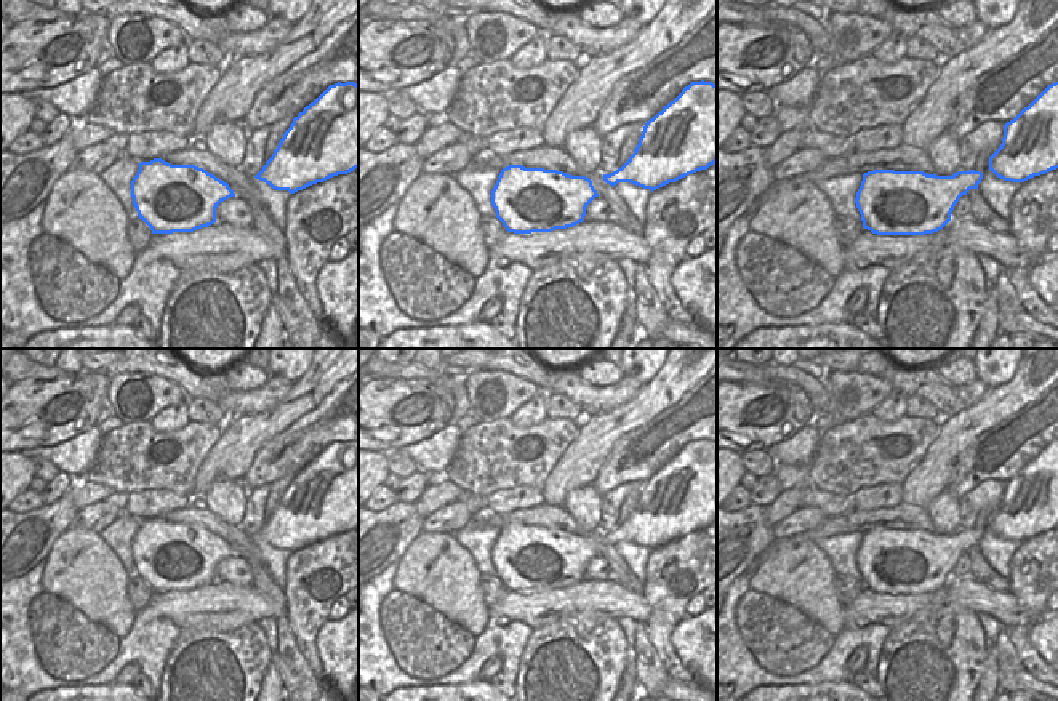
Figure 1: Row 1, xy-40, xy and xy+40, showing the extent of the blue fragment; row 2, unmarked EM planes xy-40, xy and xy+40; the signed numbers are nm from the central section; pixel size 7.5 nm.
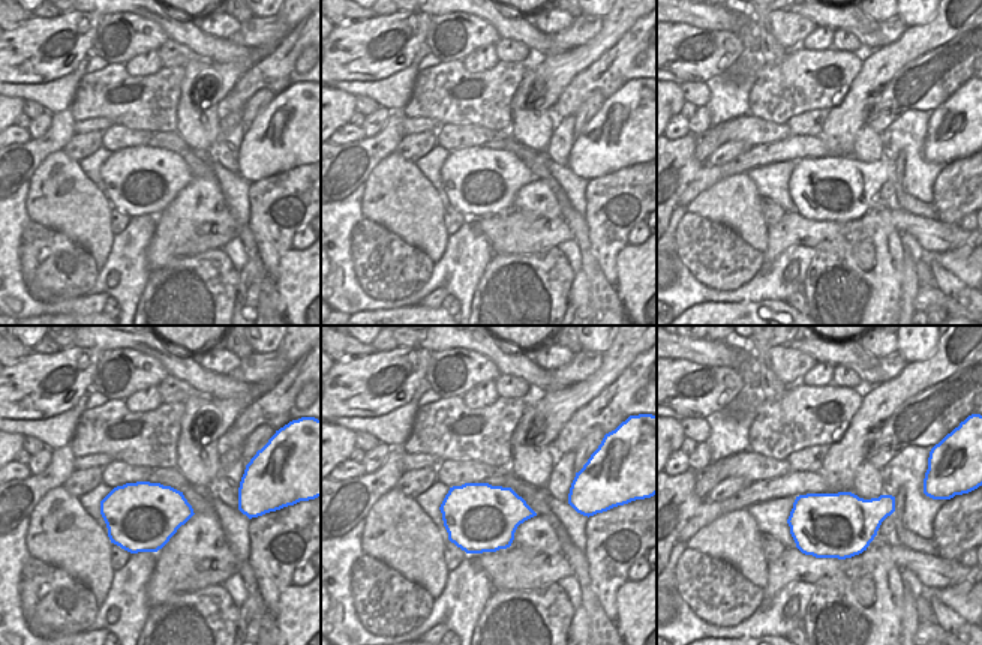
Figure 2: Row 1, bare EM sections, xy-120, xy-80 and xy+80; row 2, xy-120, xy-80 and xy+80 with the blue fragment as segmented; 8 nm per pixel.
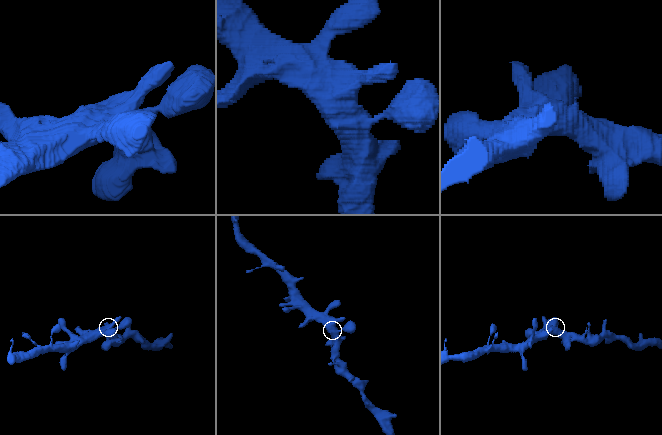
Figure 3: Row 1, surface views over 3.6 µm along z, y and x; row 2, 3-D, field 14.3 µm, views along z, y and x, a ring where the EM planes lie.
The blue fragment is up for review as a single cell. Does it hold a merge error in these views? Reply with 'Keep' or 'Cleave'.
Keep

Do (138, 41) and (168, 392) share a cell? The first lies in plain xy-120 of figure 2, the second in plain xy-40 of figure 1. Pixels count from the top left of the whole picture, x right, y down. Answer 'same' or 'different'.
same

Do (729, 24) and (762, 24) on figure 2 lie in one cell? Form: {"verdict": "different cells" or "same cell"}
{"verdict": "different cells"}

